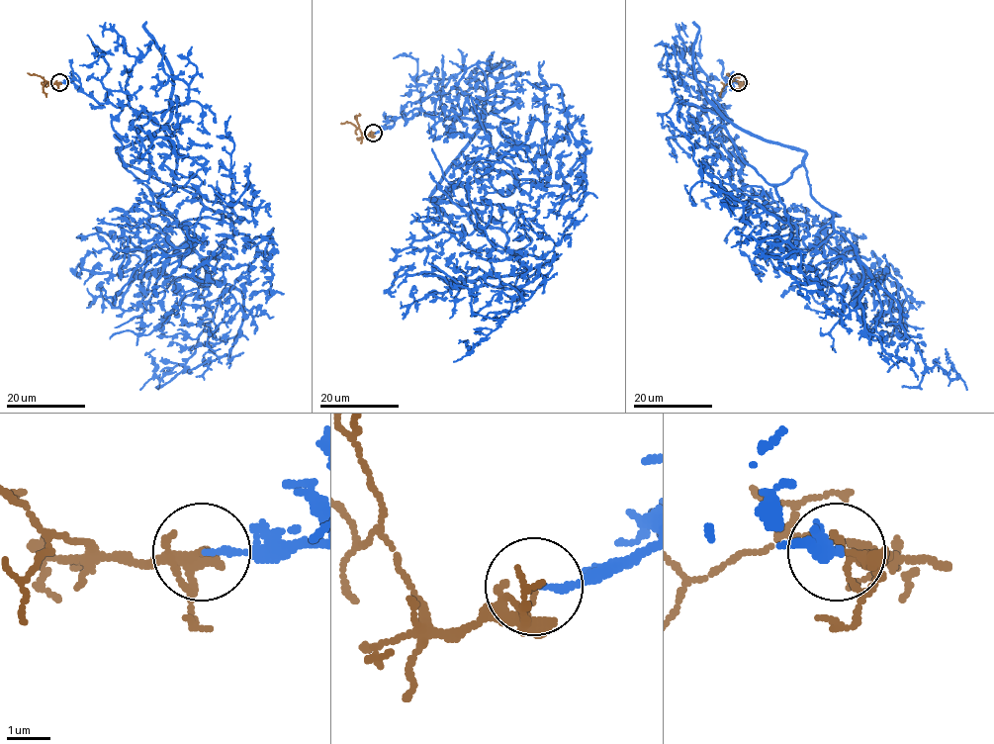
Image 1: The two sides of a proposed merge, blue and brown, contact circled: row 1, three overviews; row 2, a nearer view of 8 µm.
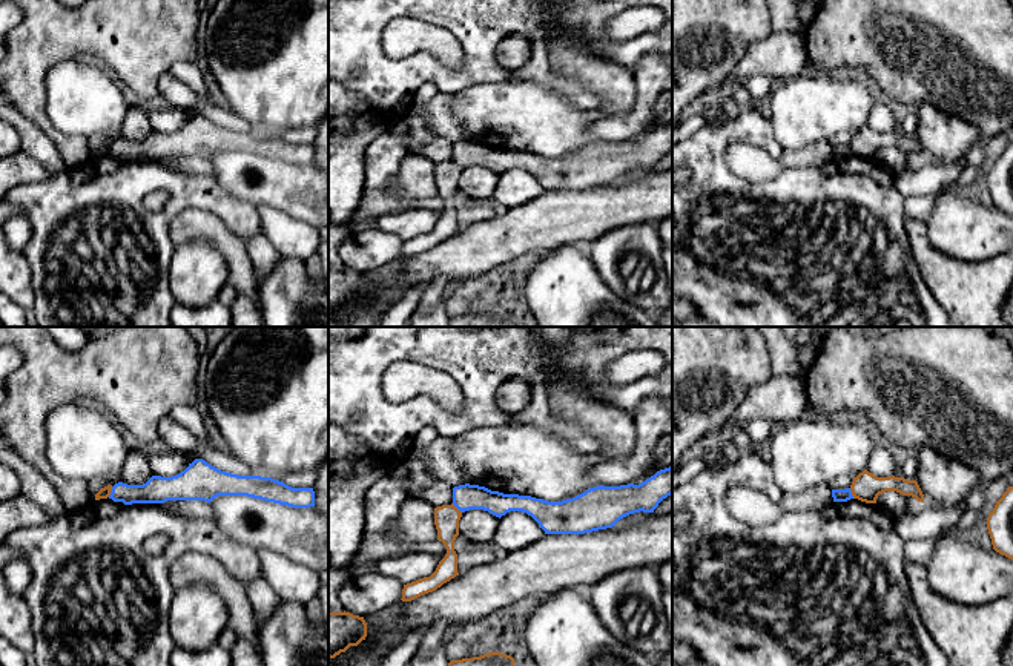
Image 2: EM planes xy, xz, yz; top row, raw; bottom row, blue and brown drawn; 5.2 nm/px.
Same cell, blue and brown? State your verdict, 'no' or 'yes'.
no

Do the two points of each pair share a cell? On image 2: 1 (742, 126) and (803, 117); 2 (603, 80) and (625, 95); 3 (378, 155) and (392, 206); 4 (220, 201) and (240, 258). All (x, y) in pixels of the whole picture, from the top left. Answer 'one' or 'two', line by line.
1: two
2: one
3: one
4: two

